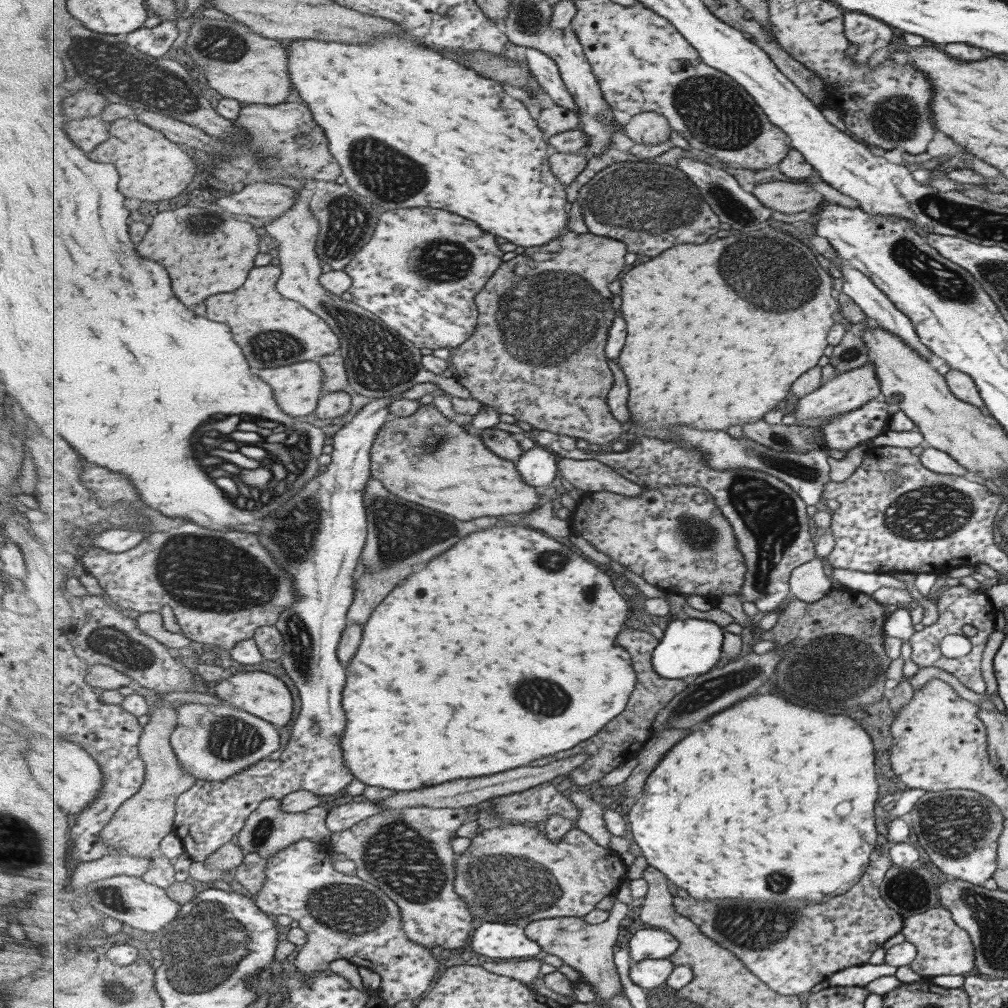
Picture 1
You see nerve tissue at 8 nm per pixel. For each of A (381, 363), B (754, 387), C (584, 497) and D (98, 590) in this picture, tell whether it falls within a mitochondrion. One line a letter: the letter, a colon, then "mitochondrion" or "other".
A: mitochondrion
B: other
C: other
D: other

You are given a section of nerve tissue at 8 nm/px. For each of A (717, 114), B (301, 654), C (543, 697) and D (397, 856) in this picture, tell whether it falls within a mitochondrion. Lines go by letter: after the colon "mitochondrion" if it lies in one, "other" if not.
A: mitochondrion
B: mitochondrion
C: mitochondrion
D: mitochondrion

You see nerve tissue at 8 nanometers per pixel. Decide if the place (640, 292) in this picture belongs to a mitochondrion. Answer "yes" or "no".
no

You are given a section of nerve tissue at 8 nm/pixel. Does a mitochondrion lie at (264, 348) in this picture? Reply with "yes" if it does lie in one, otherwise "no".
yes

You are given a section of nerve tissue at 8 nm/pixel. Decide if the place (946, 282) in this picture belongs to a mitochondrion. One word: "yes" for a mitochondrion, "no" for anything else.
yes

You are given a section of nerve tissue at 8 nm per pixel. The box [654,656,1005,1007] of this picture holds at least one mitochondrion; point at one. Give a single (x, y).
(956, 826)

